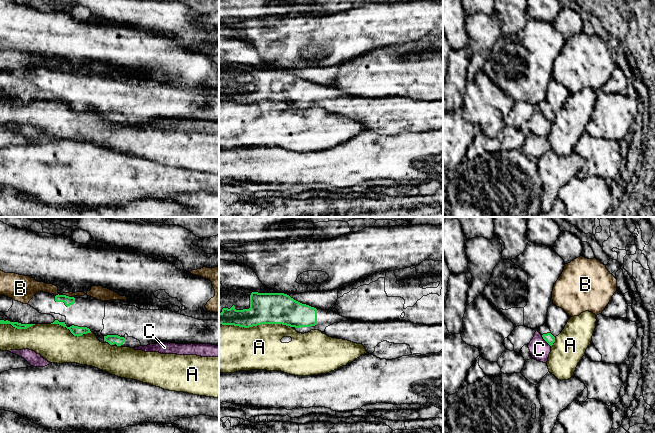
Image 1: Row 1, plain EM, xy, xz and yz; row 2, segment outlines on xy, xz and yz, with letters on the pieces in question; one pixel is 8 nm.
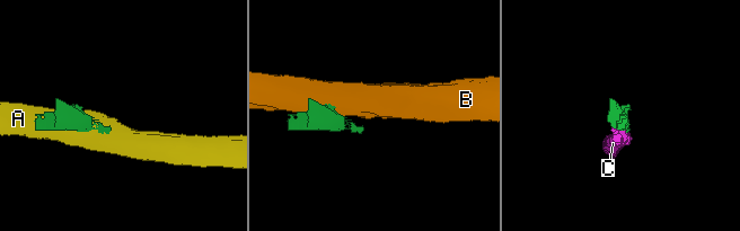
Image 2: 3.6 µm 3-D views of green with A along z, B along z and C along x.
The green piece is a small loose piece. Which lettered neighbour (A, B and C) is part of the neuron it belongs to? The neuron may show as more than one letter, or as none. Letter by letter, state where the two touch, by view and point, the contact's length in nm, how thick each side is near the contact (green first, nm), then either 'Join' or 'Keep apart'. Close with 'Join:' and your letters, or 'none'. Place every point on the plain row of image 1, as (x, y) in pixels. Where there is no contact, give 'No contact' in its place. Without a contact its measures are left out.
A: Touches green at xz (255, 101). Shared border 600 nm. Thickness 260 nm (green) against 360 nm. Keep apart
B: Touches green at xy (65, 71). Shared border 150 nm. Thickness 70 nm (green) against 90 nm. Keep apart
C: Touches green at yz (545, 116). Shared border 120 nm. Thickness 80 nm (green) against 160 nm. Keep apart
Join: none

